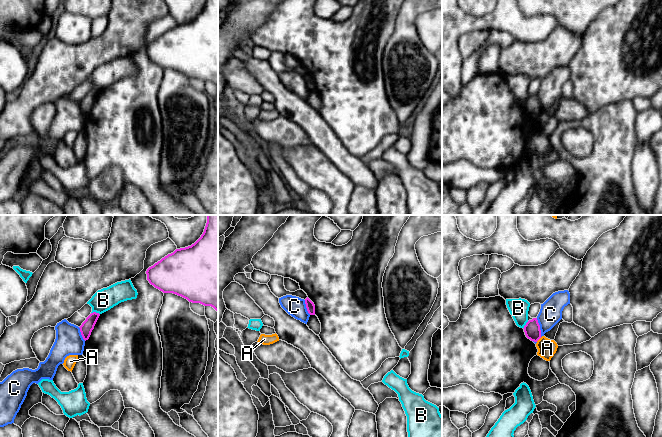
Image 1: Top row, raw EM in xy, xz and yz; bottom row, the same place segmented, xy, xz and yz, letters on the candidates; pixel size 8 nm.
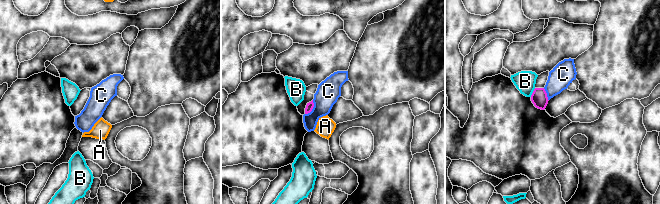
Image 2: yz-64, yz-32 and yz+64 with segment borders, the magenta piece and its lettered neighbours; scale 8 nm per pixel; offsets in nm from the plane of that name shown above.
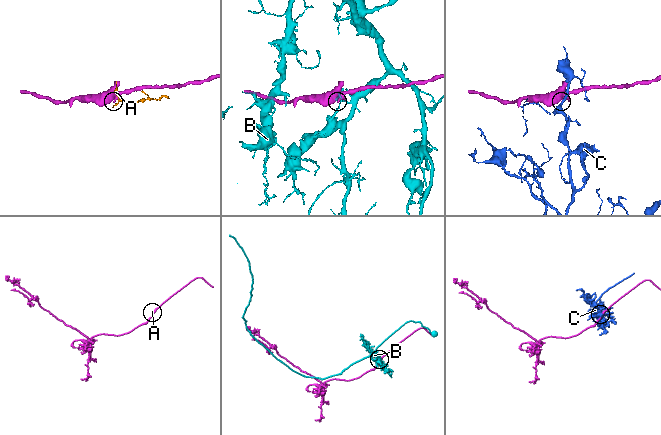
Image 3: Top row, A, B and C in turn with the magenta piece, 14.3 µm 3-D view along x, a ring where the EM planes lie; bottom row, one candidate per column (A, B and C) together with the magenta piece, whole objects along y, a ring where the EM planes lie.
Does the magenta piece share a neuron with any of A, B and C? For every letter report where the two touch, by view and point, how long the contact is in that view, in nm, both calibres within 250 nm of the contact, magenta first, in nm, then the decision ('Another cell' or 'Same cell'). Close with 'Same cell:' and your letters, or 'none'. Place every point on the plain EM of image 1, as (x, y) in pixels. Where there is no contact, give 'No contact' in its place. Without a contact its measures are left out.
A: Touches magenta at yz (538, 115). Shared border 60 nm. Thickness 130 nm (magenta) against 150 nm. Another cell
B: Touches magenta at xy (95, 88). Shared border 70 nm. Thickness 100 nm (magenta) against 180 nm. Another cell
C: Touches magenta at yz (539, 103). Shared border 160 nm. Thickness 130 nm (magenta) against 180 nm. Another cell
Same cell: none

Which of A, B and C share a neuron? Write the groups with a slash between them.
A / B / C

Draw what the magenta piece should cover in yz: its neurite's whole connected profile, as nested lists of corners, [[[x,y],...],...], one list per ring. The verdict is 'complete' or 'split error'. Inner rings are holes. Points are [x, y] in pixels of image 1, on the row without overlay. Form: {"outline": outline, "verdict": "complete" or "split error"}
{"outline": [[[537,94],[529,96],[523,105],[526,113],[531,117],[537,118],[541,114],[540,101]]], "verdict": "complete"}

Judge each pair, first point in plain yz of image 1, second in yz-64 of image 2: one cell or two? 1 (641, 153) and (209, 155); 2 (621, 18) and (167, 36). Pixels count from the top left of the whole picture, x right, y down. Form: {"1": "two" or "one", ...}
{"1": "two", "2": "one"}

